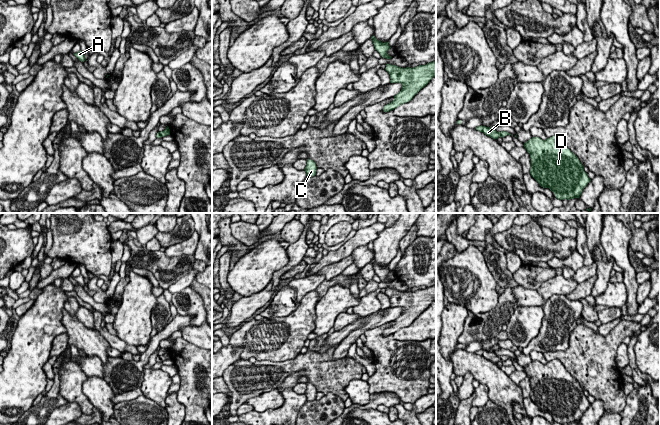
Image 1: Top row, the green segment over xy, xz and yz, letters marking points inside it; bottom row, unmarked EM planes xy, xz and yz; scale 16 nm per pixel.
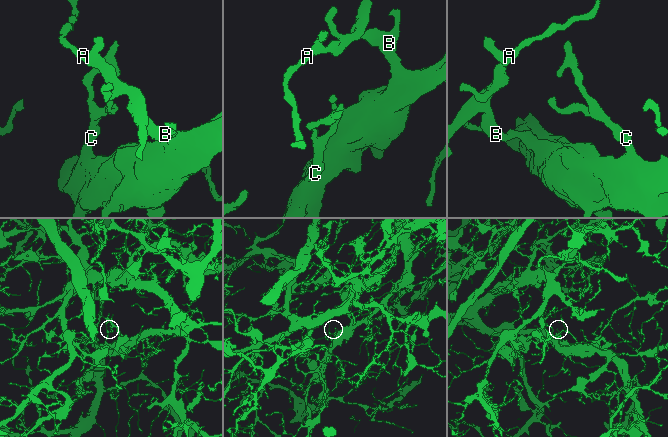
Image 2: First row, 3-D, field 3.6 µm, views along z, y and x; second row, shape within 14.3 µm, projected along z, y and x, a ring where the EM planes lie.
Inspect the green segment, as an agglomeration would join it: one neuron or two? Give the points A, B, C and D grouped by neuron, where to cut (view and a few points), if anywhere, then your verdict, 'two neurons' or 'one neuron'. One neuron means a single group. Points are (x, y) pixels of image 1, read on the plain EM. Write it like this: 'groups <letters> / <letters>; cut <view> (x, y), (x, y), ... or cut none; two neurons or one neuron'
groups A B C D; cut none; one neuron

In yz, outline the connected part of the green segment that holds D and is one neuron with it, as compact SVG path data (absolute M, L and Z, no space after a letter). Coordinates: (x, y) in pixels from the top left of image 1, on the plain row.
M558 359L546 364L532 361L524 371L530 378L530 398L541 411L549 412L559 424L580 422L591 403Z

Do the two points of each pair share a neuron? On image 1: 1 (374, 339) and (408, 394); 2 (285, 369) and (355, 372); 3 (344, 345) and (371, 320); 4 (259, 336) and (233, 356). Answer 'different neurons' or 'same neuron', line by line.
1: same neuron
2: same neuron
3: same neuron
4: different neurons

